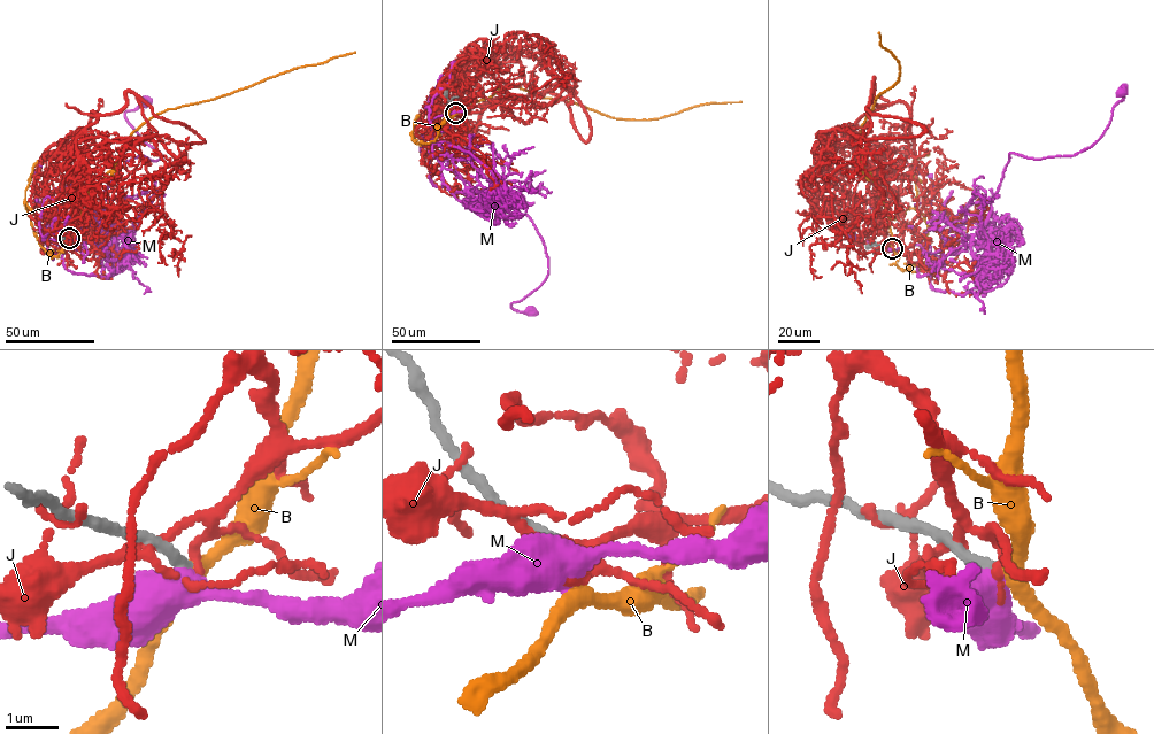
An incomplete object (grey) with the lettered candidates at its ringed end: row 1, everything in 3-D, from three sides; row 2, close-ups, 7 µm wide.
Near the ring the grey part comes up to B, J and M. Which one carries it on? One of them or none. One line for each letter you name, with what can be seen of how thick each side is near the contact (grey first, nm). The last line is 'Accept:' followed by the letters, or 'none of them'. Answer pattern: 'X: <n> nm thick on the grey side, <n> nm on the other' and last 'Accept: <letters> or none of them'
B: 180 nm thick on the grey side, 280 nm on the other
Accept: B

